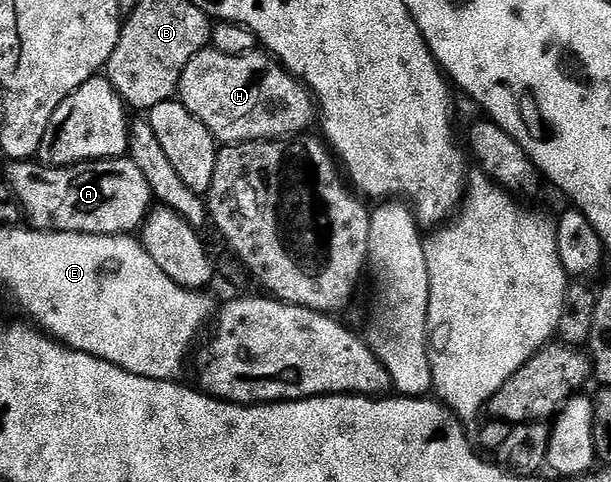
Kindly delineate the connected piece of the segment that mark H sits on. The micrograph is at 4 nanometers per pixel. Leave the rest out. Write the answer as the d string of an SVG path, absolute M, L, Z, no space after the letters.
M217 49L202 50L182 71L178 90L179 100L193 113L220 143L239 143L242 141L279 141L304 135L313 128L318 117L318 106L307 85L292 76L275 57L264 51L253 51L241 57L227 57Z

